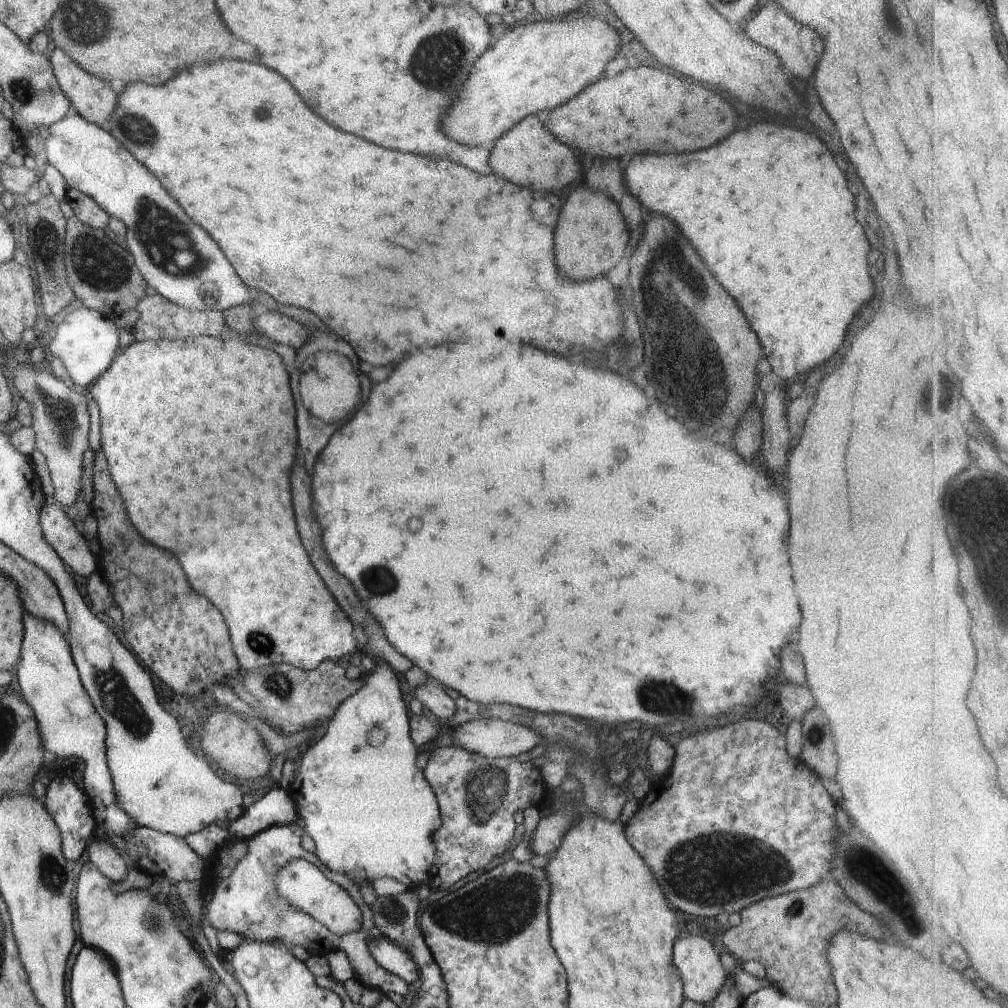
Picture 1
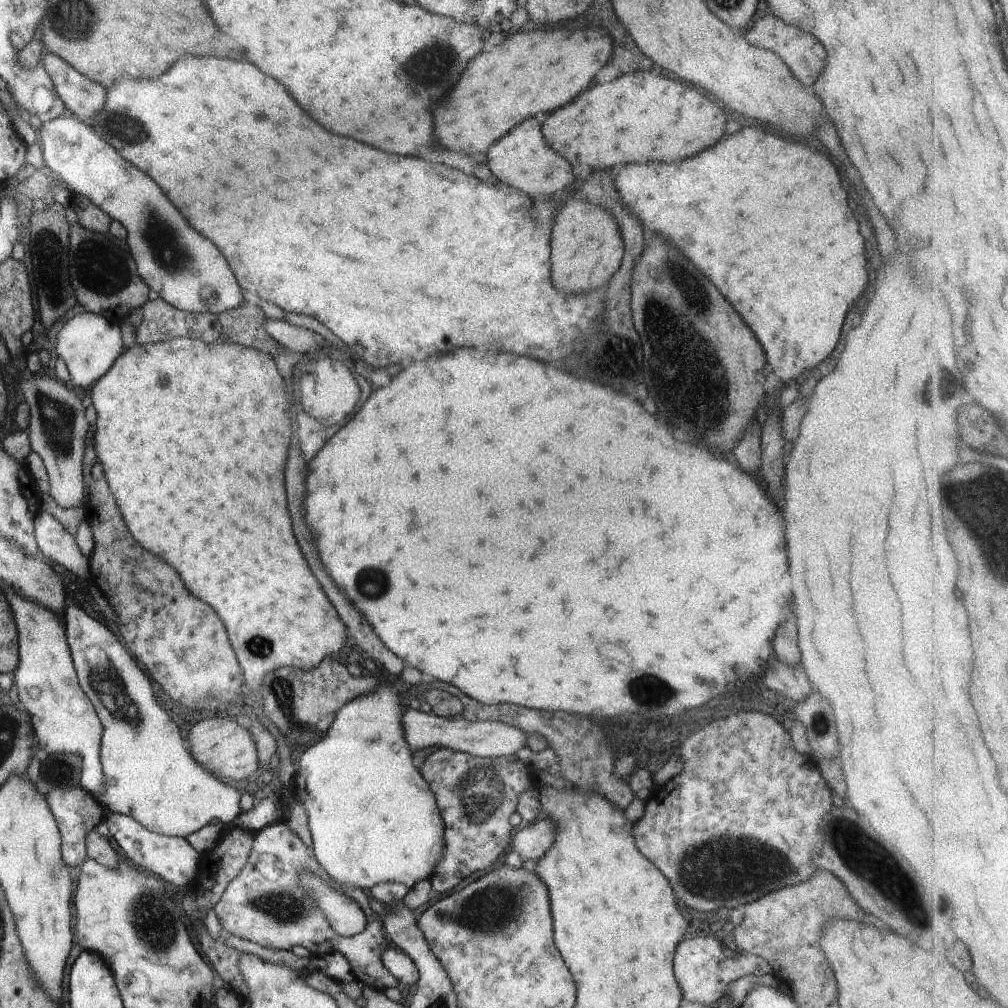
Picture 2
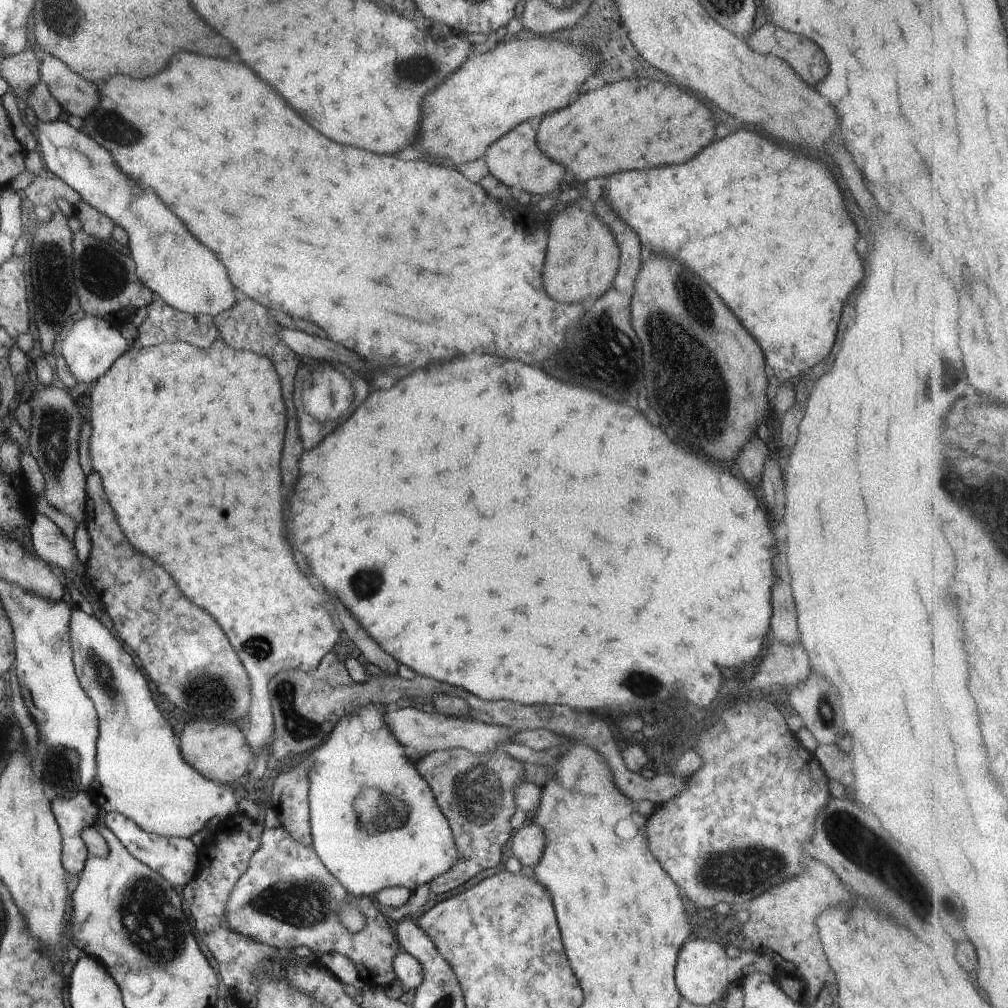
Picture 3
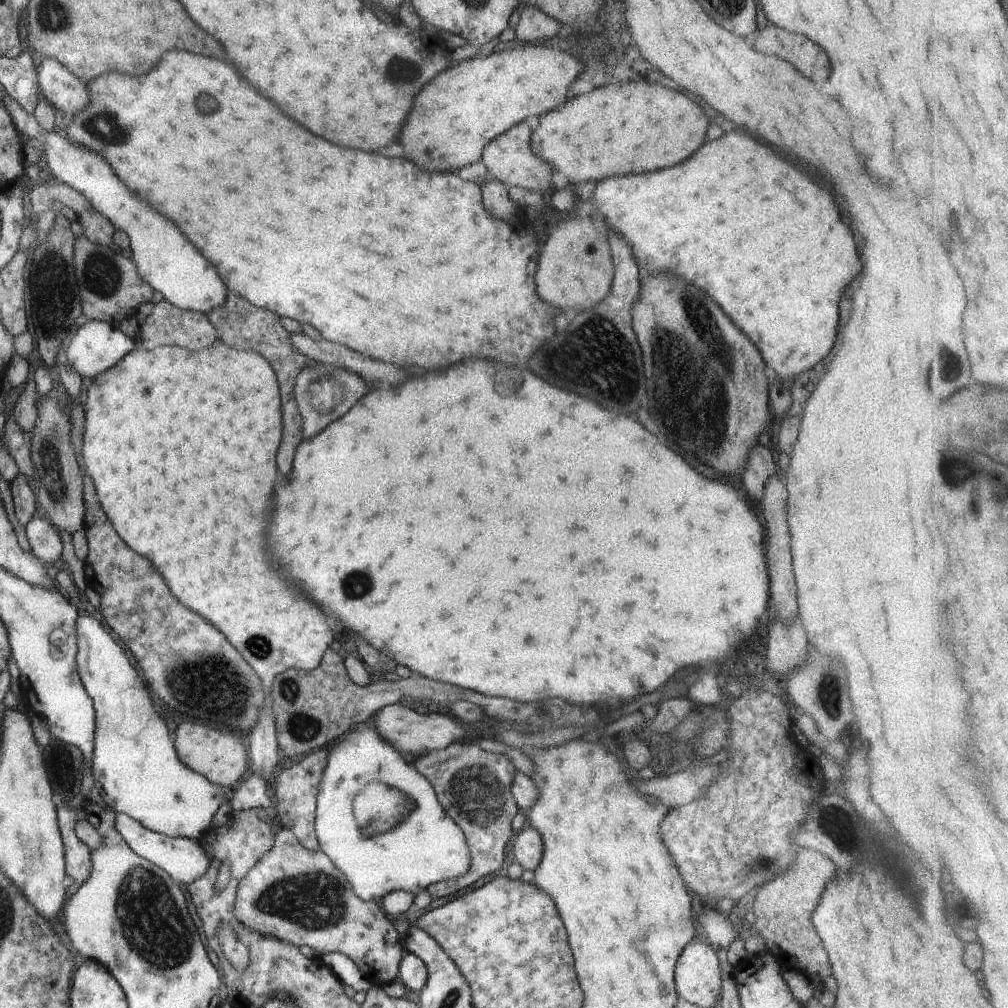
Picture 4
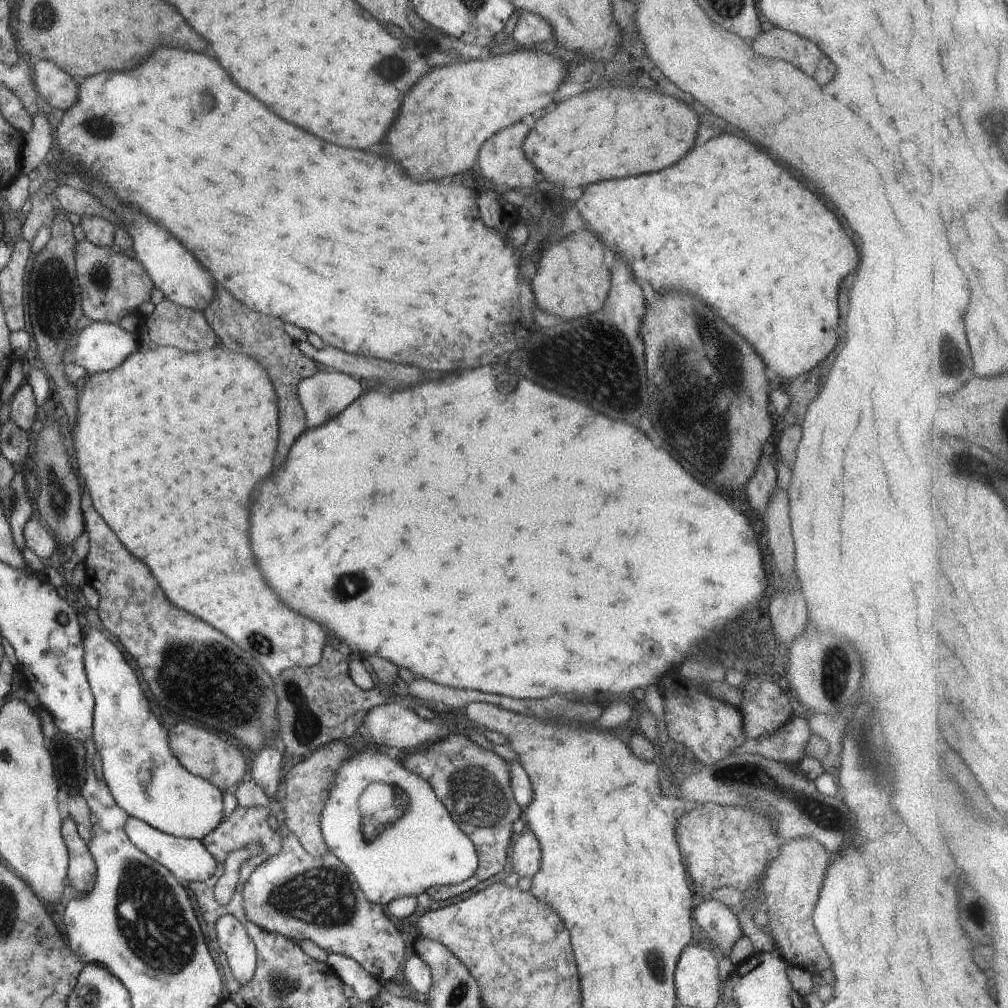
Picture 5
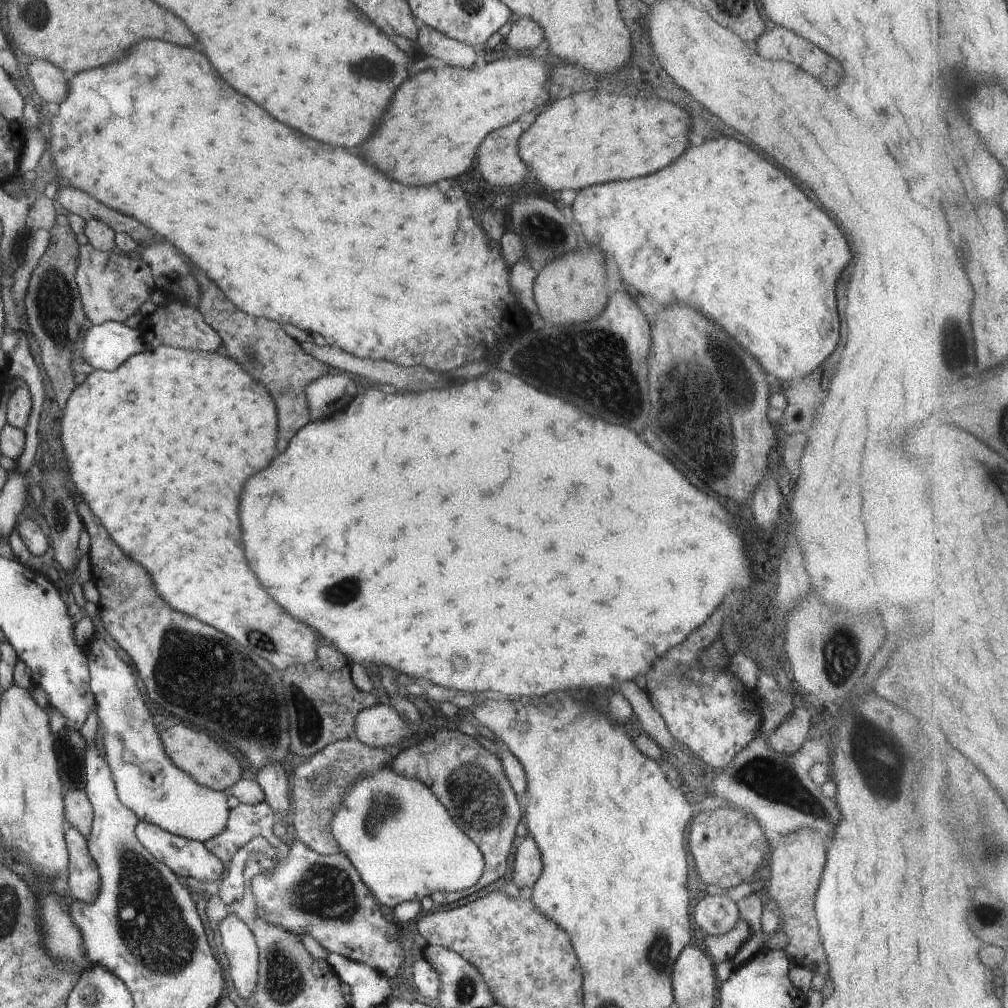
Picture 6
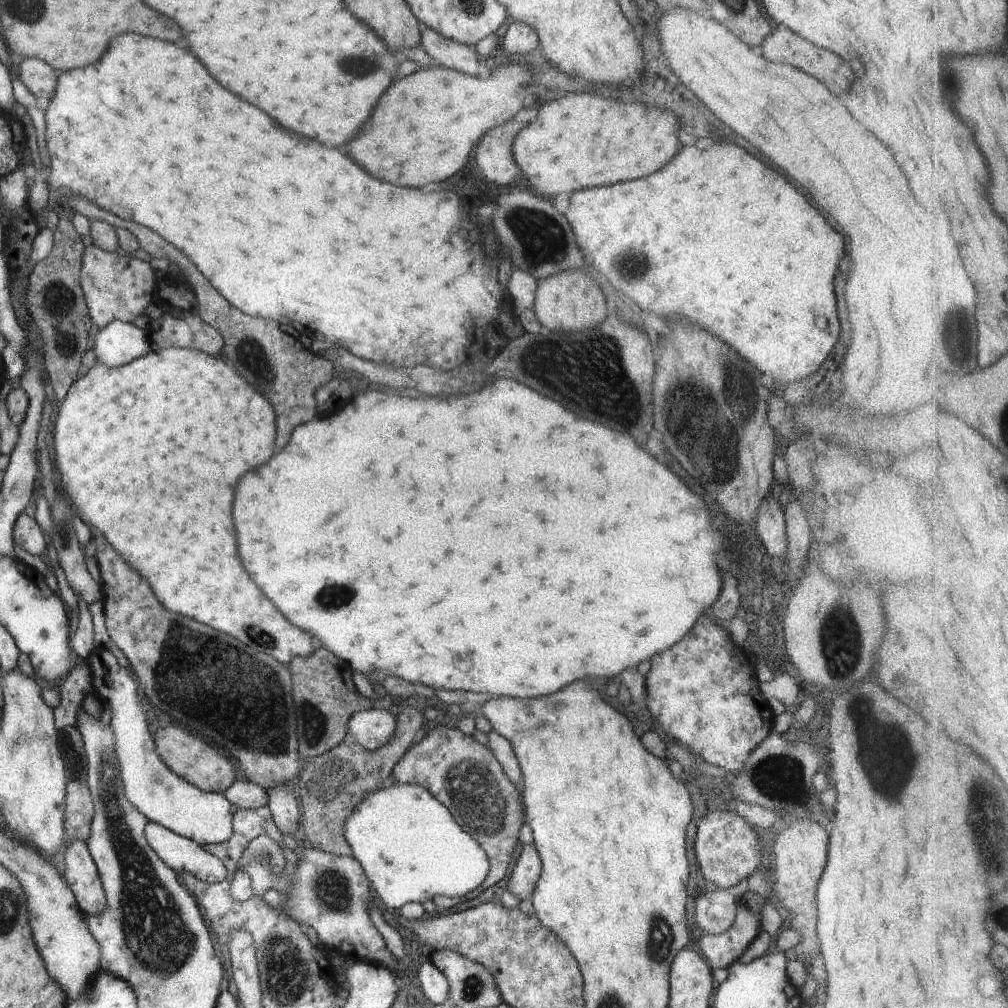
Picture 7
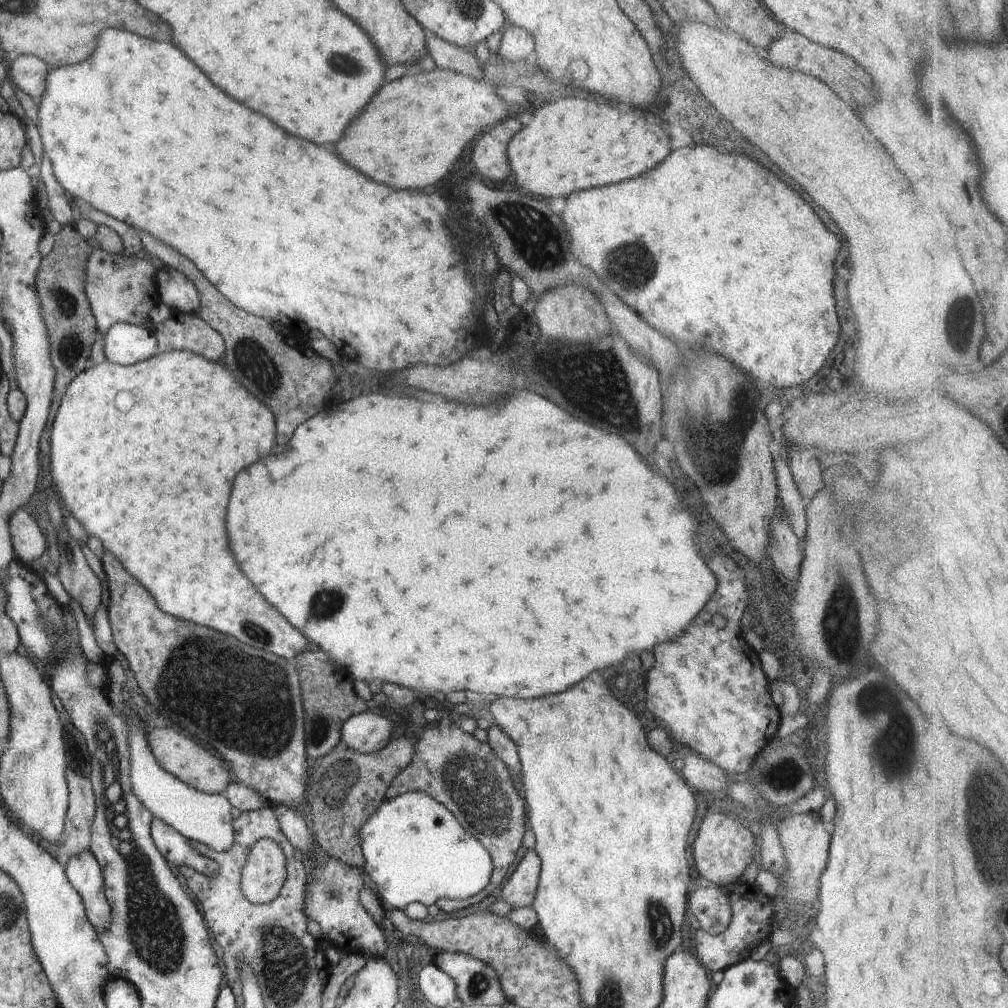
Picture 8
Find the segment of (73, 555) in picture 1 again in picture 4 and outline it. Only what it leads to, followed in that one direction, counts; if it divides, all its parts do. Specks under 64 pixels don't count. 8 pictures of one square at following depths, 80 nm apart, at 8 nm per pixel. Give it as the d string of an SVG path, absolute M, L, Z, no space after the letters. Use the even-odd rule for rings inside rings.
M32 518L24 530L36 558L45 564L56 564L64 548L59 531L44 518Z

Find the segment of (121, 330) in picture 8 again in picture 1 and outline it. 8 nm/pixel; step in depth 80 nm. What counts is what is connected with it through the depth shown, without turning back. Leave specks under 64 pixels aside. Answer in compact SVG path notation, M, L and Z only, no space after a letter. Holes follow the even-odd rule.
M84 306L64 313L61 318L57 335L47 347L47 355L62 361L70 382L80 384L82 388L89 387L112 364L119 350L119 330L103 314Z

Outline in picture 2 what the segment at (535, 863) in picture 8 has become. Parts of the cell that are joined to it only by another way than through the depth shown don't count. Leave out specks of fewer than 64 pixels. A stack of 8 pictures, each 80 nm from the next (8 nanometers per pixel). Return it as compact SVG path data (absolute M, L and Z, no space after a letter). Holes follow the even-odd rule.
M550 818L535 821L514 834L511 850L516 851L524 861L536 861L553 845L555 828L556 824Z

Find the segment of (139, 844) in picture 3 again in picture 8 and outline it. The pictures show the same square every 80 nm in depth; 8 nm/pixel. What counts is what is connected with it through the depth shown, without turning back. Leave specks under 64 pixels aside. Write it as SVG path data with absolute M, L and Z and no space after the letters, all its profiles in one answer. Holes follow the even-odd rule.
M154 818L150 828L150 834L156 846L156 850L162 854L175 871L182 866L192 868L198 874L204 876L216 876L218 874L218 862L214 862L202 854L198 854L188 840L178 834L174 828L164 824L162 820Z

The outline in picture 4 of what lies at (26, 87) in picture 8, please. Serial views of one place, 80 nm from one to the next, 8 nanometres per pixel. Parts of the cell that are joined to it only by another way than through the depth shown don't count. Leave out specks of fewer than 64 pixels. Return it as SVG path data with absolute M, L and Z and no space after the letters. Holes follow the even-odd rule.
M45 57L36 69L41 96L54 108L70 114L88 106L87 85L56 59Z

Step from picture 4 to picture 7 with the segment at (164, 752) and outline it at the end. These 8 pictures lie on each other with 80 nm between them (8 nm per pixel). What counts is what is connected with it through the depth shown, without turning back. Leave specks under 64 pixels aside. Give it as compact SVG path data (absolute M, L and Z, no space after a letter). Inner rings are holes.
M97 648L86 661L92 675L85 683L87 688L100 698L101 706L106 700L112 710L110 726L112 736L116 738L114 752L126 800L149 822L160 824L202 846L228 840L232 836L231 803L222 793L203 792L196 788L170 770L170 766L158 756L152 732L148 730L146 712L136 698L137 682L129 676L129 670L120 666L114 654L106 648Z

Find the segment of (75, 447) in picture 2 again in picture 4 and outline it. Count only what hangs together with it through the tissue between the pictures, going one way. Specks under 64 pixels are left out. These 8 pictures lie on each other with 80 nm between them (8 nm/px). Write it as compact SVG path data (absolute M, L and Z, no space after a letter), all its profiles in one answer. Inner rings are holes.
M50 394L44 396L42 400L38 400L36 404L38 418L36 418L36 424L34 424L34 429L31 431L30 453L34 469L36 469L38 483L40 483L40 492L38 492L40 508L44 510L44 514L48 516L50 524L56 530L66 530L68 534L72 535L74 532L84 529L85 505L82 484L83 474L76 461L75 452L70 441L72 424L70 424L70 414L67 416L63 411L64 405L61 400L51 397Z

